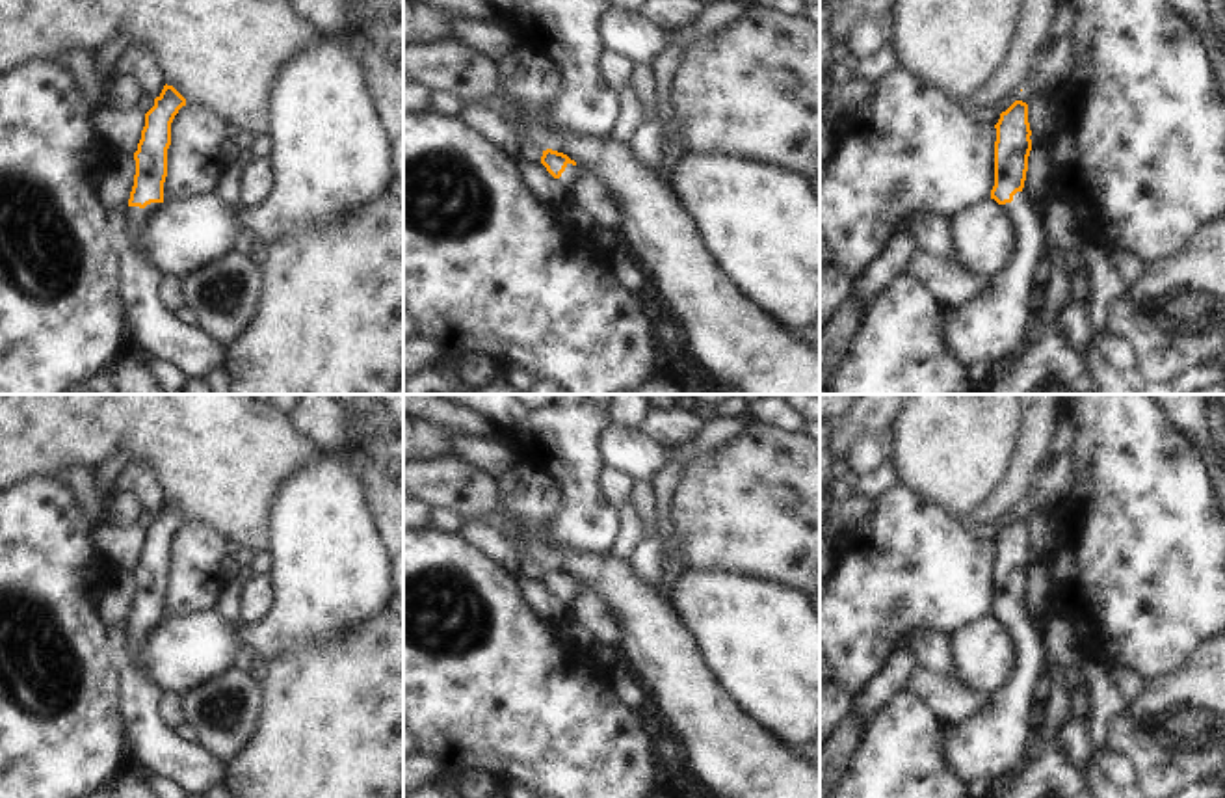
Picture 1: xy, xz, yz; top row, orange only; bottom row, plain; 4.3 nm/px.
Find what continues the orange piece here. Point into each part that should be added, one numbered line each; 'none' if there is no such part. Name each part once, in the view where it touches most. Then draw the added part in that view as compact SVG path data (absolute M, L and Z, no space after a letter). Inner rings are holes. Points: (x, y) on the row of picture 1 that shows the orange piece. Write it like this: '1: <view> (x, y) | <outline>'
1: xy (136, 216) | M151 203L145 208L139 206L126 206L125 218L126 218L126 233L130 238L136 238L139 231L143 229L145 221L152 218L160 208L160 203Z

